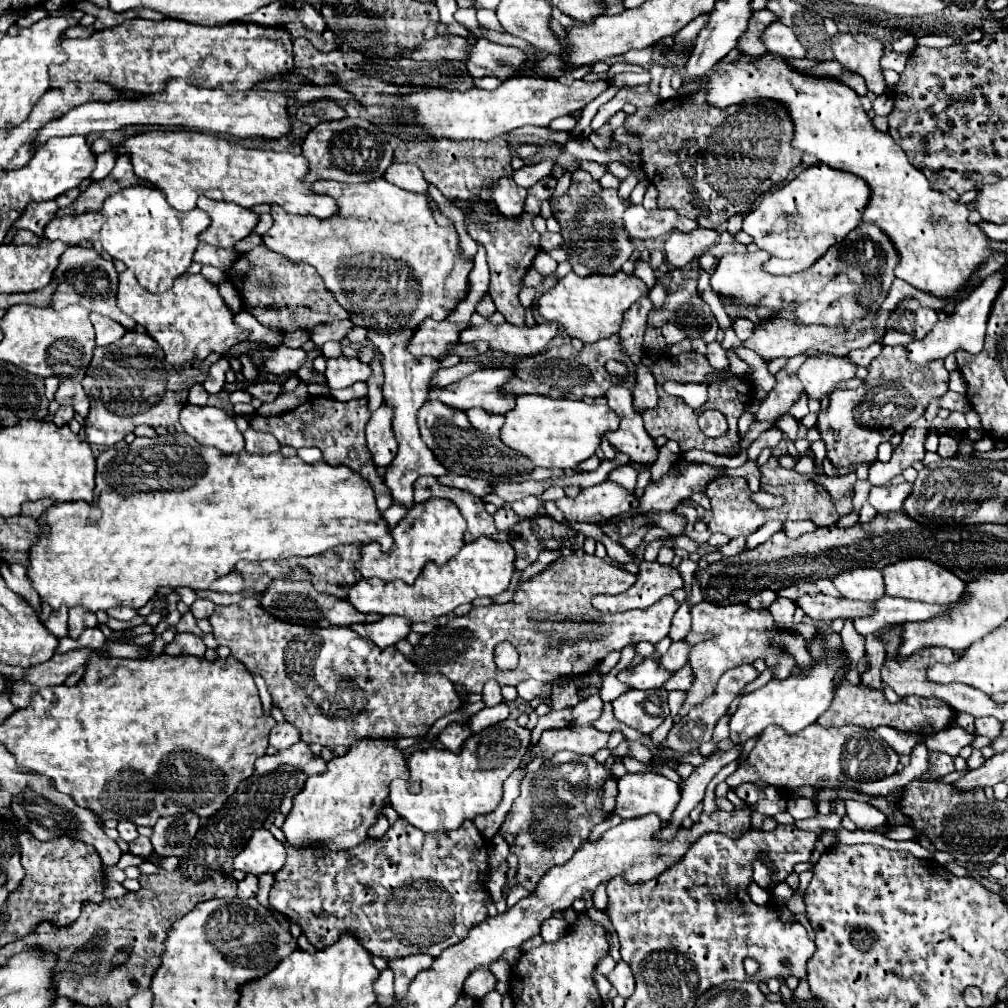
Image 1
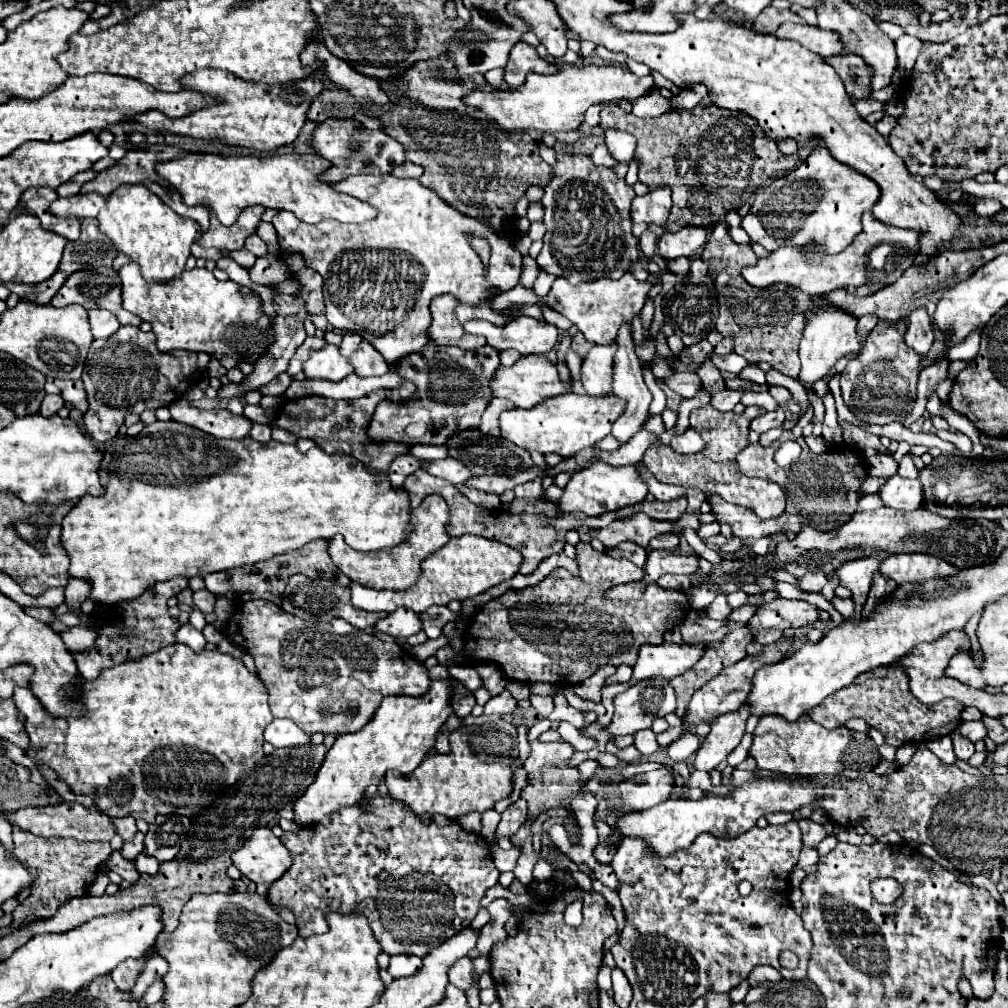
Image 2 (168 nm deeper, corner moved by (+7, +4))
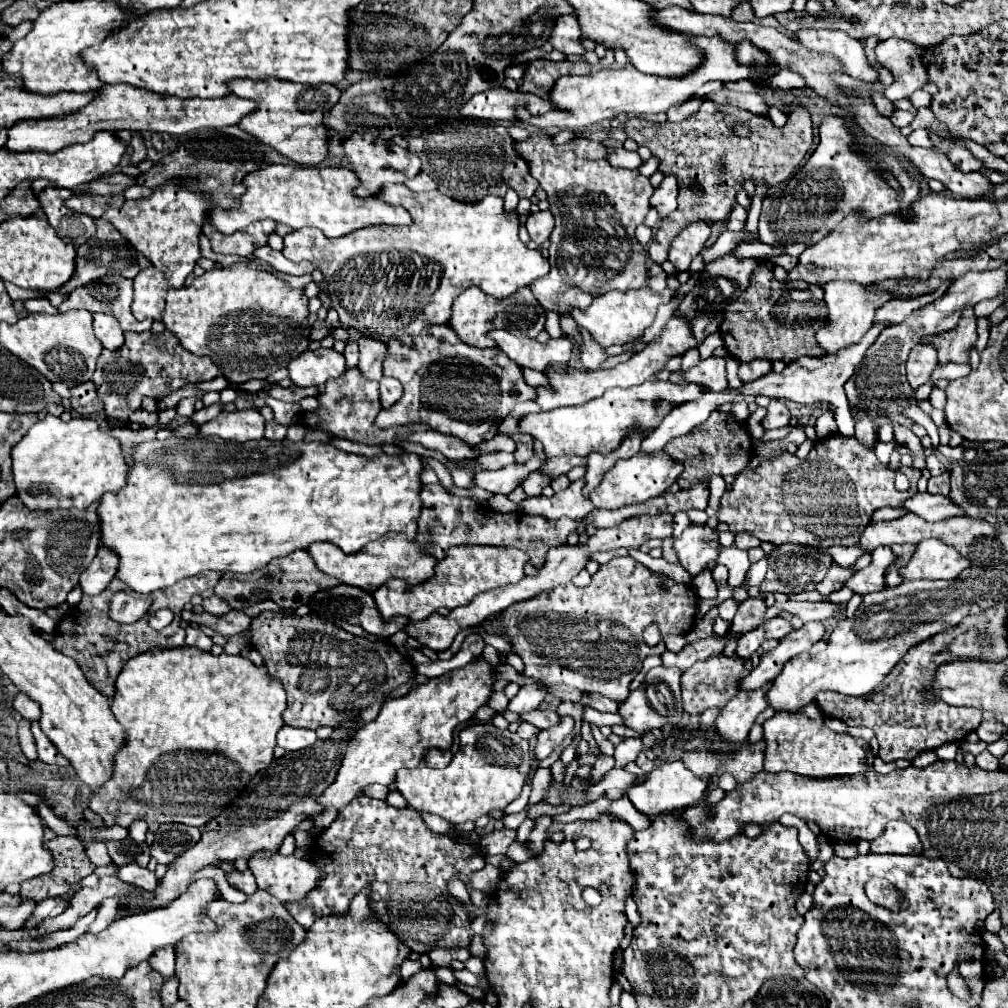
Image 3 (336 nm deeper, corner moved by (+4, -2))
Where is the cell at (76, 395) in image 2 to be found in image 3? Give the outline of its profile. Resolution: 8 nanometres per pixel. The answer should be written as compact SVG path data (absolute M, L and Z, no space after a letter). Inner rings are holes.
M91 382L71 388L71 406L81 416L97 416L103 410L103 406L95 394L95 386Z

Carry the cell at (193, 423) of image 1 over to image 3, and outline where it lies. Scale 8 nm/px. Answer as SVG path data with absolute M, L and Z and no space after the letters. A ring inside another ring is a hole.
M237 410L237 412L221 412L219 418L205 422L199 426L203 434L215 434L231 442L247 442L261 440L265 430L265 420L257 410Z

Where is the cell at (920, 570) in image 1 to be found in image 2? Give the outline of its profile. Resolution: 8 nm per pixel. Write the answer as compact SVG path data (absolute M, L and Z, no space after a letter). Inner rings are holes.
M902 554L902 556L888 556L882 562L880 572L882 576L892 578L900 586L906 582L916 584L916 582L926 582L930 578L954 576L958 568L930 554Z

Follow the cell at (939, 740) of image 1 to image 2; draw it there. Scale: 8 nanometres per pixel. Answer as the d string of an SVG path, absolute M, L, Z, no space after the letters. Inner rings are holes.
M962 722L956 728L956 732L960 732L966 738L970 738L972 742L986 738L986 726L984 726L984 722Z

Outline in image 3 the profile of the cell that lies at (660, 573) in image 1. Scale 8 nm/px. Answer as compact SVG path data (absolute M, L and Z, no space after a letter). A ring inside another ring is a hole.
M691 524L681 538L675 540L673 550L679 558L679 564L691 574L697 576L705 570L705 566L717 558L719 544L717 544L717 532L705 526ZM703 540L709 542L709 546L703 544Z

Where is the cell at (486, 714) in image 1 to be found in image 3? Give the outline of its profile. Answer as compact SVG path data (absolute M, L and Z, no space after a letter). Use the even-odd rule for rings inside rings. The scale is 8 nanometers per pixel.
M541 684L523 686L523 688L519 690L519 694L509 702L507 710L509 710L509 712L515 712L515 714L531 712L531 710L535 710L535 708L543 702L545 696L547 696L547 690L545 690L545 686L541 686Z

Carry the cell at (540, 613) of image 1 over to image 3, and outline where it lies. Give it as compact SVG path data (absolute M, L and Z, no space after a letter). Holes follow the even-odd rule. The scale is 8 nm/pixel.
M615 556L607 564L599 566L587 588L569 588L567 596L565 592L557 598L543 594L533 600L517 602L501 610L499 616L487 618L483 626L485 632L493 634L493 630L501 630L501 636L511 640L513 650L525 664L521 672L525 678L541 680L543 684L567 684L581 692L601 692L615 702L625 702L629 696L629 682L641 670L643 660L647 656L661 656L666 650L663 639L657 646L647 646L643 640L643 630L649 624L657 624L663 638L669 634L687 634L695 624L697 602L699 598L689 584L675 584L667 576L651 572L633 558Z

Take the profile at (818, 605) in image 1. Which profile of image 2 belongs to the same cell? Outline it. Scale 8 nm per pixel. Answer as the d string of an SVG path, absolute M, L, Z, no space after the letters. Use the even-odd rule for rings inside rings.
M776 598L768 604L762 604L756 610L756 614L748 620L748 628L752 632L766 630L766 628L786 630L786 628L812 626L816 624L816 620L818 620L818 614L812 604L800 602L800 600Z

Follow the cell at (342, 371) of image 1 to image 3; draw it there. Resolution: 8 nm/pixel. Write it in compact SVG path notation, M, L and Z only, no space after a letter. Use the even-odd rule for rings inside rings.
M317 348L307 350L299 358L289 362L289 378L295 386L317 386L323 388L329 378L341 378L347 370L345 356L337 350Z

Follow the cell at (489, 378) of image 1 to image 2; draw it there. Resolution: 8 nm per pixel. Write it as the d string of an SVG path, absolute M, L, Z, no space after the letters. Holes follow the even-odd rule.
M530 354L520 358L514 366L510 368L498 368L496 378L490 384L494 396L502 396L512 400L518 408L534 408L538 402L546 400L546 398L554 398L560 394L568 394L572 392L572 380L570 382L562 382L560 374L556 370L556 364L552 364L546 356L542 354Z

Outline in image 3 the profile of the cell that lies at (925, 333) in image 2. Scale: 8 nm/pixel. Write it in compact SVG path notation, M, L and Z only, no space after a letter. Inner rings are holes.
M917 344L911 350L907 362L907 378L913 388L921 386L931 380L931 372L937 366L937 346L935 344Z

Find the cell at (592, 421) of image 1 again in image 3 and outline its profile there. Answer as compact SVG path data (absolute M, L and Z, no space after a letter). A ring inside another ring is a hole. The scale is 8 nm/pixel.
M649 380L641 386L605 390L603 396L583 406L567 406L565 410L549 410L549 414L541 414L541 412L527 414L521 418L519 428L523 434L529 434L531 438L543 444L547 458L553 458L553 456L581 456L583 458L583 456L589 456L591 452L609 454L621 444L621 440L635 426L641 426L645 428L645 432L651 432L675 404L695 400L697 396L699 396L697 384L675 386L663 380ZM657 400L661 402L655 408Z

